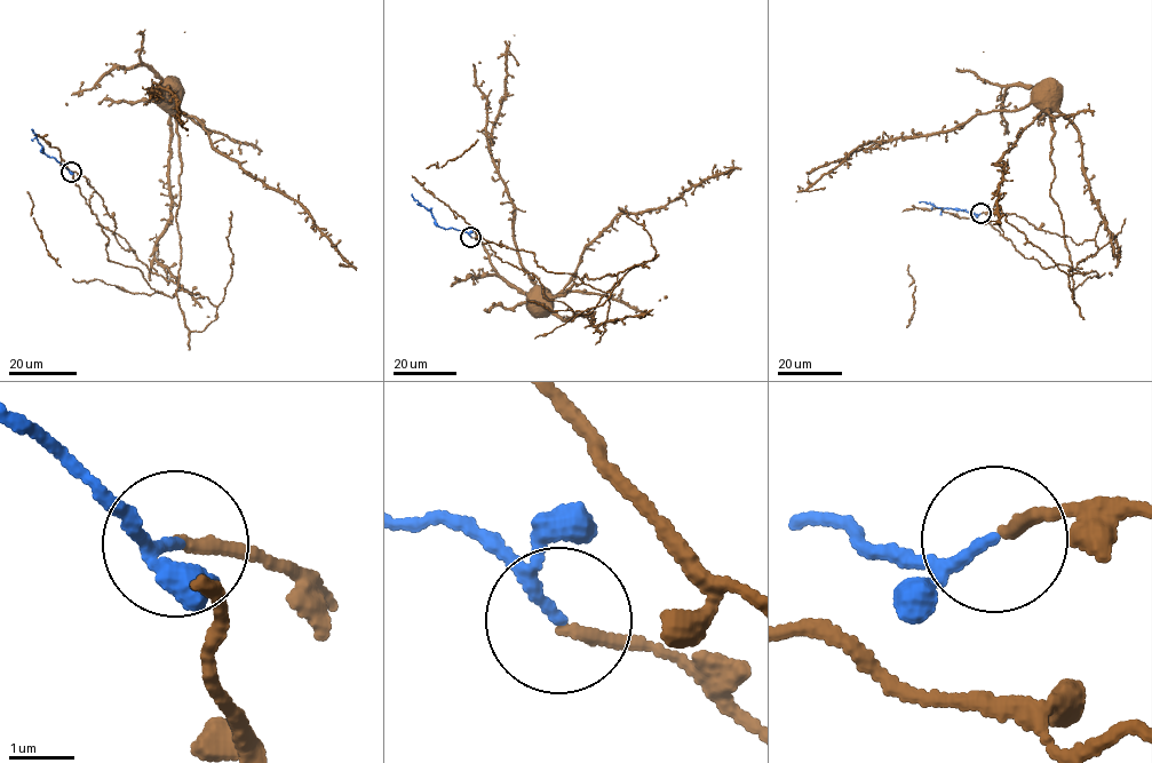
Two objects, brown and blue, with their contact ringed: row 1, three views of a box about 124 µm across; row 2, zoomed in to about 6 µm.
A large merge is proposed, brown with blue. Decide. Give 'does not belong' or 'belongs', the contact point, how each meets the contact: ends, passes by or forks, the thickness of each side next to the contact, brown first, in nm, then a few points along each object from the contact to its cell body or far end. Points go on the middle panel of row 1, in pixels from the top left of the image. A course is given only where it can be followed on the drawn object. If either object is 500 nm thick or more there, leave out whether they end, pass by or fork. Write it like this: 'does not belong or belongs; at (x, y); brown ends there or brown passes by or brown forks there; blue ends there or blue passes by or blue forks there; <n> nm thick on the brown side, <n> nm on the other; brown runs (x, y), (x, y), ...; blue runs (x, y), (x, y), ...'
belongs; at (470, 237); brown ends there; blue passes by; 200 nm thick on the brown side, 130 nm on the other; brown runs (470, 237), (574, 316), (605, 295), (610, 304), (595, 326), (588, 315), (563, 322), (533, 297); blue runs (471, 237), (441, 228), (412, 193)

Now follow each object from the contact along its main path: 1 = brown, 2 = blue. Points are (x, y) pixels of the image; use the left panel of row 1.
1: (71, 171), (100, 195), (125, 249), (167, 278), (155, 253), (171, 206), (164, 90)
2: (71, 172), (46, 155), (32, 129)

